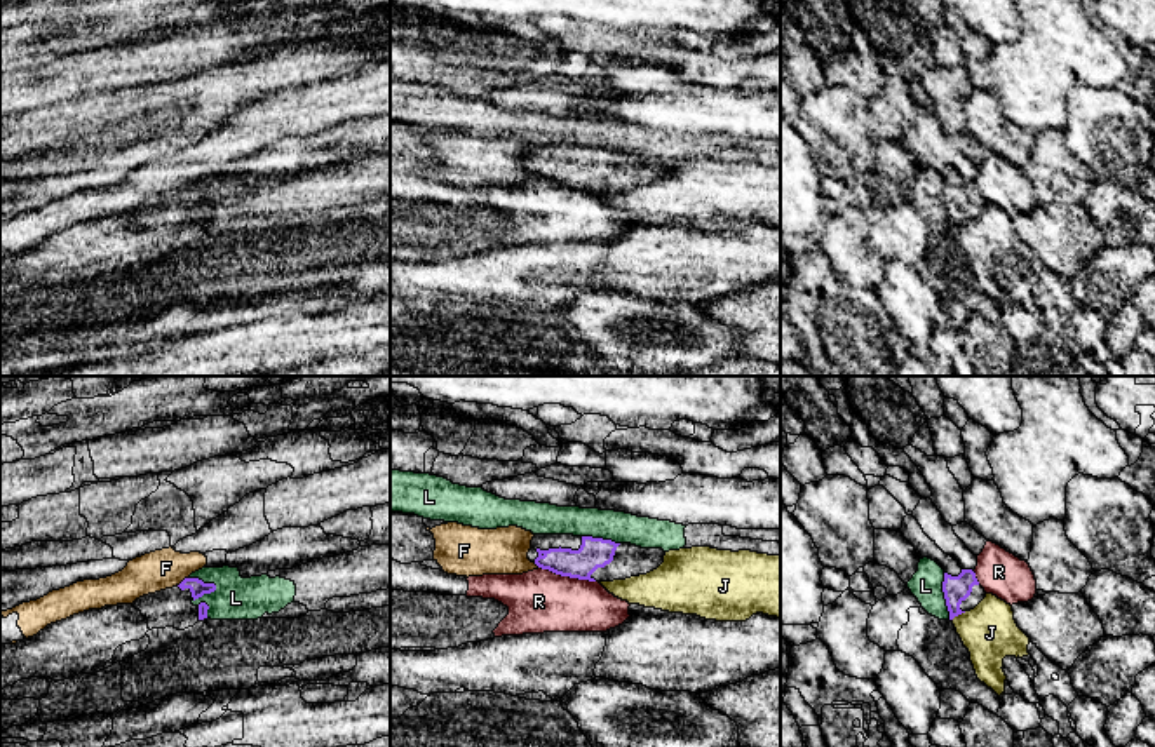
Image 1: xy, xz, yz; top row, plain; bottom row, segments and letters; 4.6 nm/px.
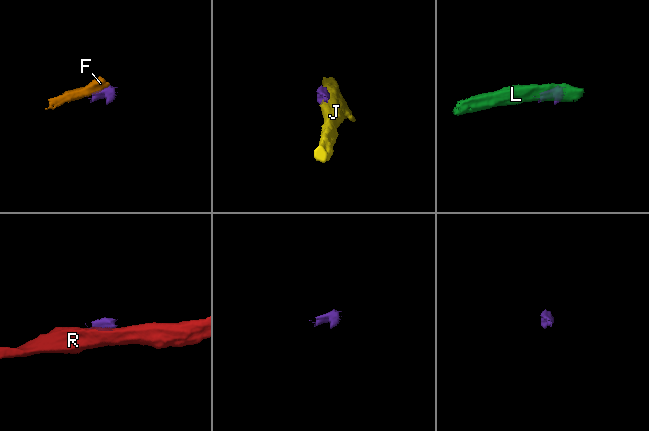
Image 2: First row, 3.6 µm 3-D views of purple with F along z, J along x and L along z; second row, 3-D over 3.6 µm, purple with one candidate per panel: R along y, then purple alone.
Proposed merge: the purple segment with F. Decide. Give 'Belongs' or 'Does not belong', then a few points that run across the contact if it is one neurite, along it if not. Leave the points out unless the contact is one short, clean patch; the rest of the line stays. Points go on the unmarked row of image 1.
Does not belong. Line: xy (187, 187), (178, 195)

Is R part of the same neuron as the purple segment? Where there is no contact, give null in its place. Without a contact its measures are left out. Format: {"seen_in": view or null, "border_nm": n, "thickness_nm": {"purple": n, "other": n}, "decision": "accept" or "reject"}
{"seen_in": "xz", "border_nm": 280, "thickness_nm": {"purple": 140, "other": 300}, "decision": "reject"}

